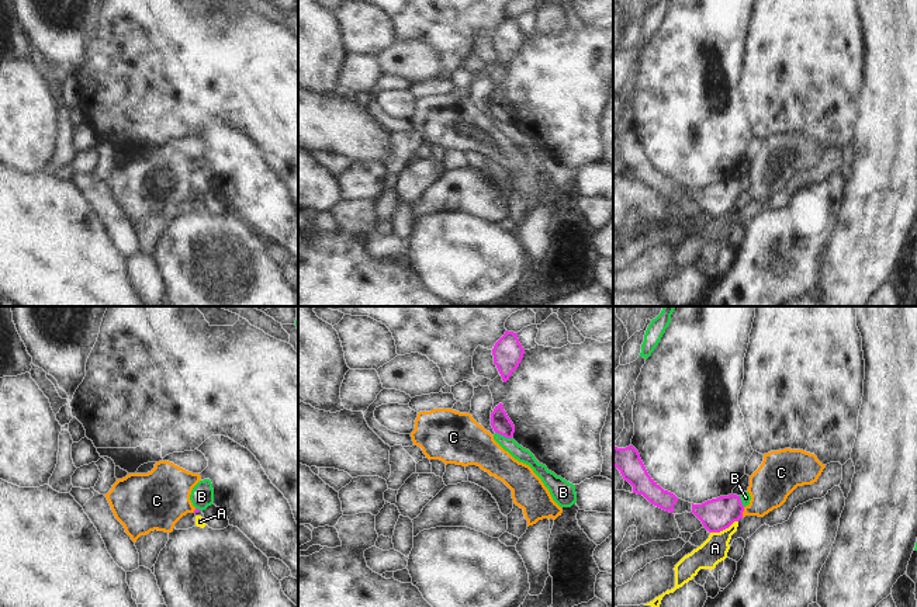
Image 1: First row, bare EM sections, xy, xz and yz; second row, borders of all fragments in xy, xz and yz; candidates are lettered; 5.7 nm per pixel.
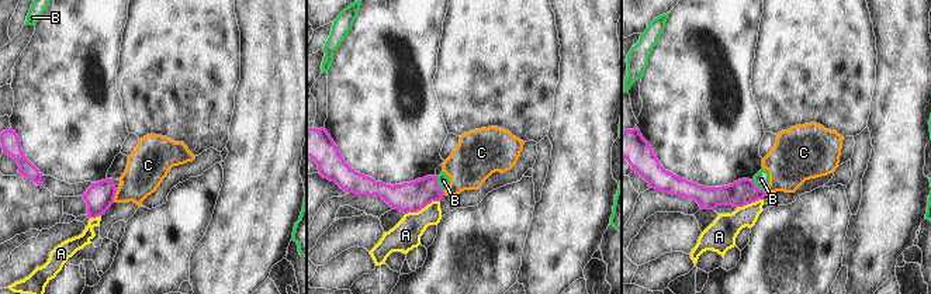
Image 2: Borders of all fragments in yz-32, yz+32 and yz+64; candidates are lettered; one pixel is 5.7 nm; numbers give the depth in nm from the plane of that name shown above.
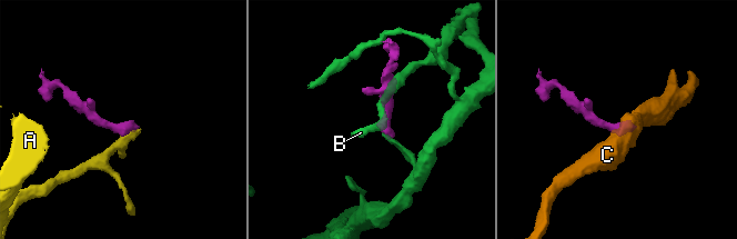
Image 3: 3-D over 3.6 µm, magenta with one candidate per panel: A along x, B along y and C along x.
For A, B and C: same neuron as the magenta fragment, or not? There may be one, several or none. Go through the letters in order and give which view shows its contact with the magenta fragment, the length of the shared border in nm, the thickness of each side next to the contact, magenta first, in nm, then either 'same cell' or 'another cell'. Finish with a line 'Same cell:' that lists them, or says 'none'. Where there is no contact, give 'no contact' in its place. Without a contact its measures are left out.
A: meets magenta in yz; contact 180 nm long; 190 nm thick on the magenta side, 150 nm on the other; another cell
B: meets magenta in xz; contact 100 nm long; 110 nm thick on the magenta side, 80 nm on the other; another cell
C: meets magenta in yz; contact 60 nm long; 190 nm thick on the magenta side, 240 nm on the other; another cell
Same cell: none

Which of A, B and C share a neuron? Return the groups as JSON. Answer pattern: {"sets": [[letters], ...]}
{"sets": [["A"], ["B"], ["C"]]}

